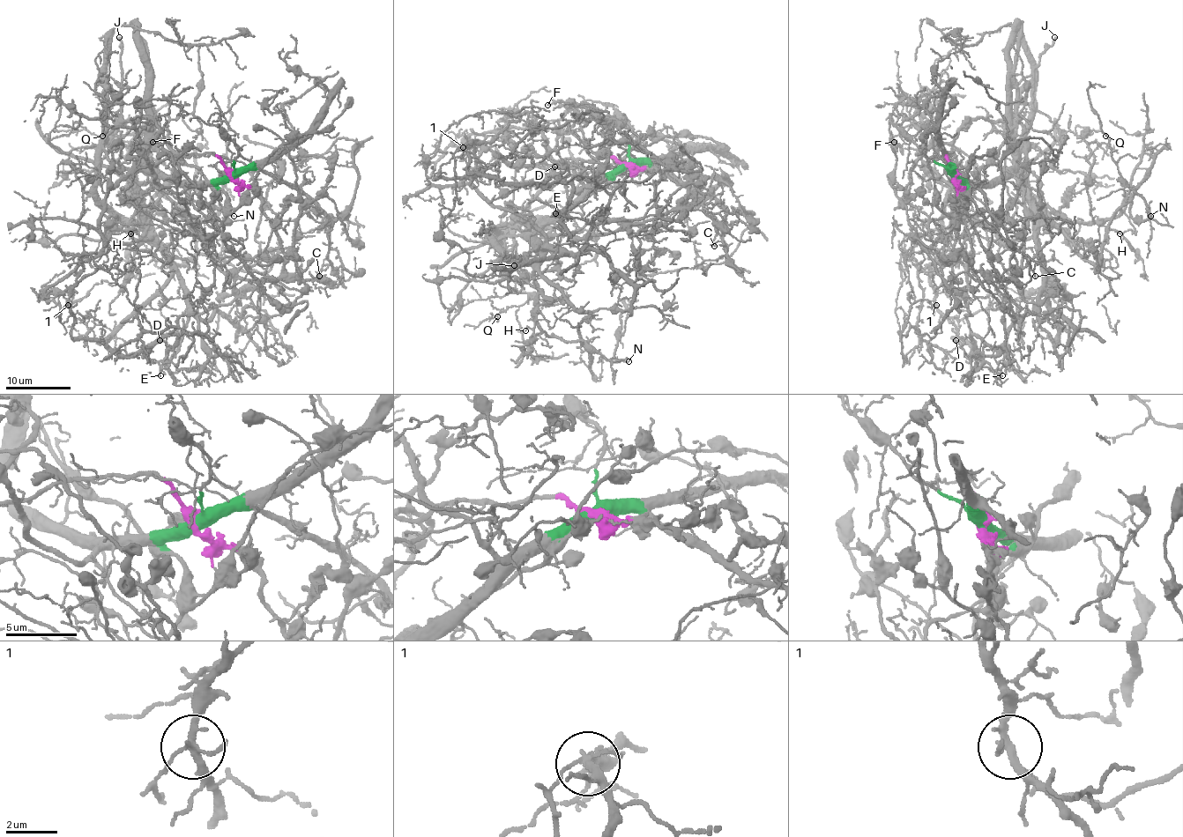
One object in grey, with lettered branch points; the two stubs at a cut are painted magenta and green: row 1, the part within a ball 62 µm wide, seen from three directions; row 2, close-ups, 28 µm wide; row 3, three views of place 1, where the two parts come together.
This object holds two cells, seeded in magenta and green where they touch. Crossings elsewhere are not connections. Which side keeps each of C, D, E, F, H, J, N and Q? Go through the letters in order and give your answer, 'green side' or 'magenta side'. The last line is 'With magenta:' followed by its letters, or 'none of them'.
C: green side
D: magenta side
E: magenta side
F: green side
H: green side
J: magenta side
N: green side
Q: green side
With magenta: D, E, J

